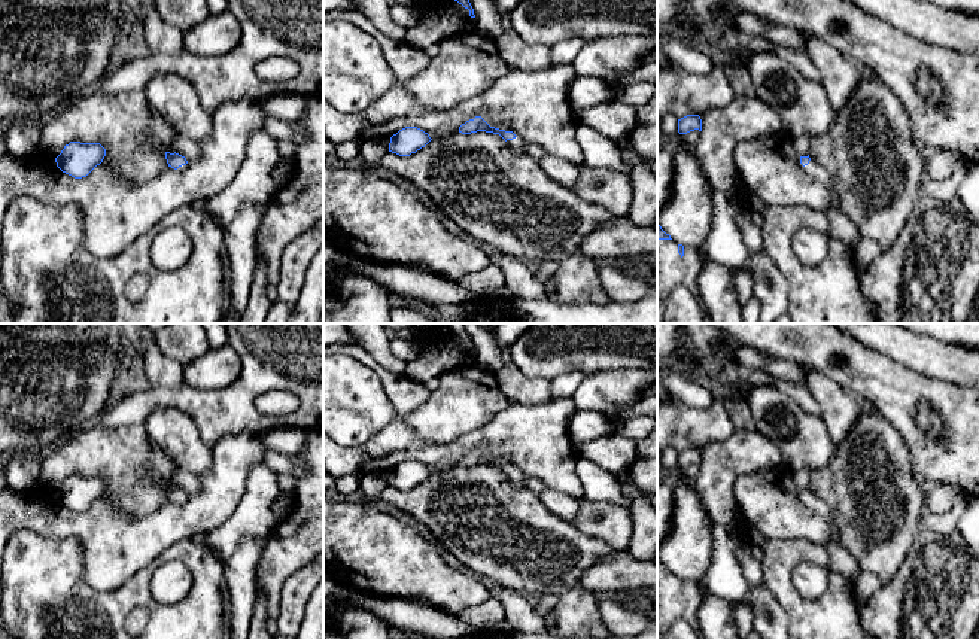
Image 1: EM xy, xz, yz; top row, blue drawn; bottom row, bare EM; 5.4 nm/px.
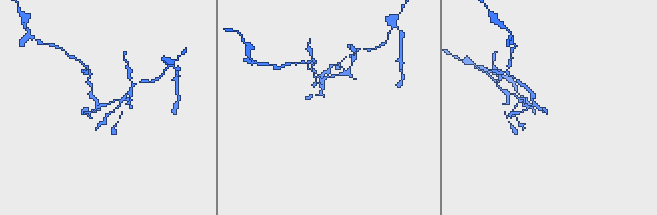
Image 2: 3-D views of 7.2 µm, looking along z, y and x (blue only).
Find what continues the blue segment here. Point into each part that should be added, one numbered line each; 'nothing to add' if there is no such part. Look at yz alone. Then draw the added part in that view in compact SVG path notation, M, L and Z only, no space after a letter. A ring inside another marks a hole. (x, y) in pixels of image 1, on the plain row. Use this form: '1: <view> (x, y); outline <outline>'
1: yz (817, 505); outline M814 493L809 495L808 499L803 500L814 512L817 512L830 527L834 529L834 538L836 538L836 526L831 515L830 508L818 499Z

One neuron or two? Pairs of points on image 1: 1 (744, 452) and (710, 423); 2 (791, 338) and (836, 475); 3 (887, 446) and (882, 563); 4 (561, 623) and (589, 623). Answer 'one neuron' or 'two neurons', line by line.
1: two neurons
2: two neurons
3: one neuron
4: one neuron

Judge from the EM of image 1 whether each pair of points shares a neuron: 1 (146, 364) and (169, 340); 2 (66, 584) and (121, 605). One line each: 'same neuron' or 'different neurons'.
1: different neurons
2: same neuron

